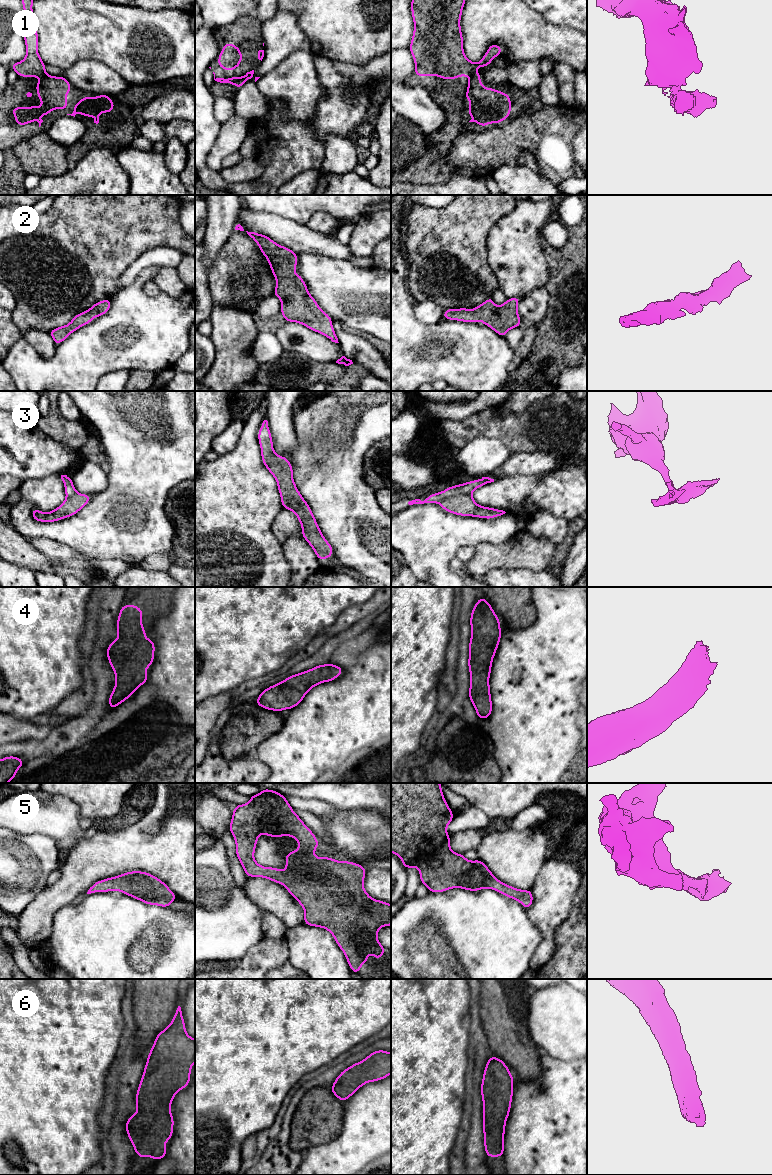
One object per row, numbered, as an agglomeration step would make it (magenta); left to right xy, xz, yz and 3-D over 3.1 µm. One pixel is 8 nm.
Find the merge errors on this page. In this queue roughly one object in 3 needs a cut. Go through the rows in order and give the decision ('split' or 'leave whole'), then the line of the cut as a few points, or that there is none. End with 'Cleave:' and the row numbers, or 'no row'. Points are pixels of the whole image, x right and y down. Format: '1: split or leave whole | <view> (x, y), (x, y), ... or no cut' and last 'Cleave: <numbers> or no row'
1: split | xz (240, 77), (234, 83)
2: leave whole | no cut
3: split | yz (471, 492), (446, 497), (439, 503)
4: leave whole | no cut
5: leave whole | no cut
6: leave whole | no cut
Cleave: 1, 3

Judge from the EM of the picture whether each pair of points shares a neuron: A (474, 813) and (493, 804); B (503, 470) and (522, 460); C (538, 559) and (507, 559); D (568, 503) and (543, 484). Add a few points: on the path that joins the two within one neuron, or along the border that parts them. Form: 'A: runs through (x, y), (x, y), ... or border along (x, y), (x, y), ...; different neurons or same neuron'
A: border along (471, 804), (481, 809), (492, 819); different neurons
B: runs through (508, 468), (517, 464); same neuron
C: runs through (530, 559), (515, 559); same neuron
D: runs through (562, 497), (556, 491), (549, 490); same neuron

